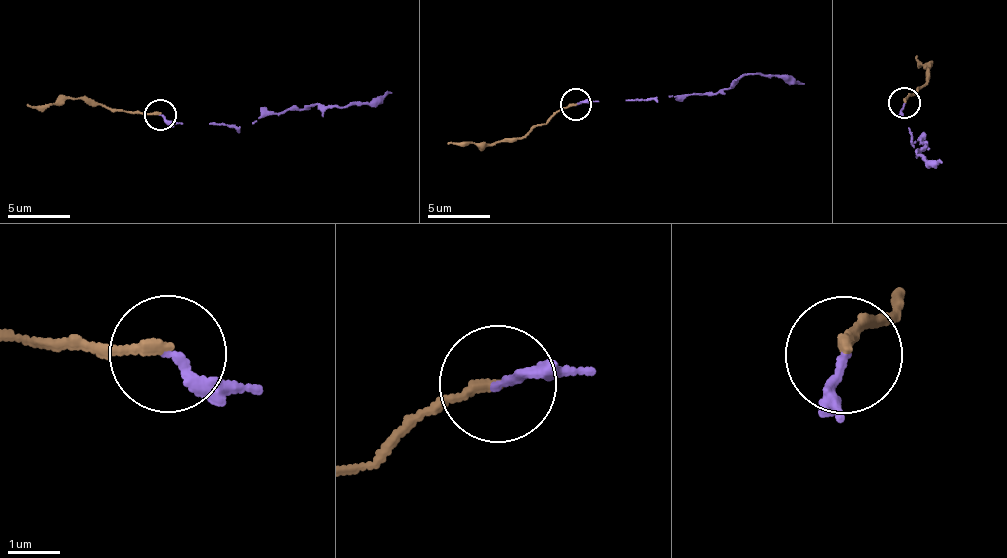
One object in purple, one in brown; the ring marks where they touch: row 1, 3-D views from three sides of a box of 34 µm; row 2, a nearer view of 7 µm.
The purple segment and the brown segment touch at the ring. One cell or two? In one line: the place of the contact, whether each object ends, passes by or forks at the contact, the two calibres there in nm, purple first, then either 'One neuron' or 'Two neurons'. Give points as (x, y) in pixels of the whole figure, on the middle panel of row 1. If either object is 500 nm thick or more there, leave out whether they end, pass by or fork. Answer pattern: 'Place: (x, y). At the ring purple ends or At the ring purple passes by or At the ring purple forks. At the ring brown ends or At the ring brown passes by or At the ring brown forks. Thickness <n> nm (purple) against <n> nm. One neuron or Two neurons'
Place: (575, 104). At the ring purple ends. At the ring brown ends. Thickness 180 nm (purple) against 190 nm. One neuron

